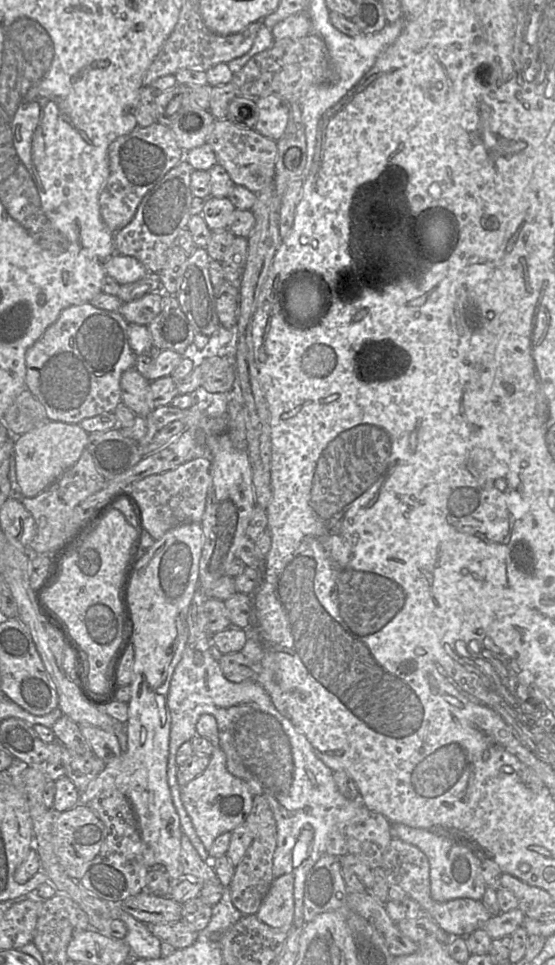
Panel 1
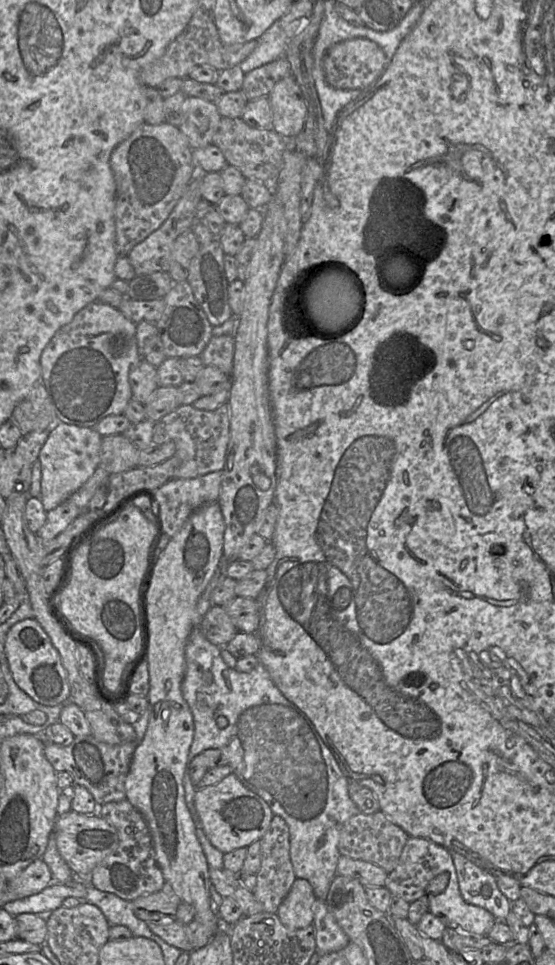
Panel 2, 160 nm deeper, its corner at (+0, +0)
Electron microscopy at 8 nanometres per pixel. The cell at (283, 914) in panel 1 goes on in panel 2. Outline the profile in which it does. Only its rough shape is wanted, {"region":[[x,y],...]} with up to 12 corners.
{"region":[[296,878],[276,914],[290,929],[313,923],[311,884]]}

